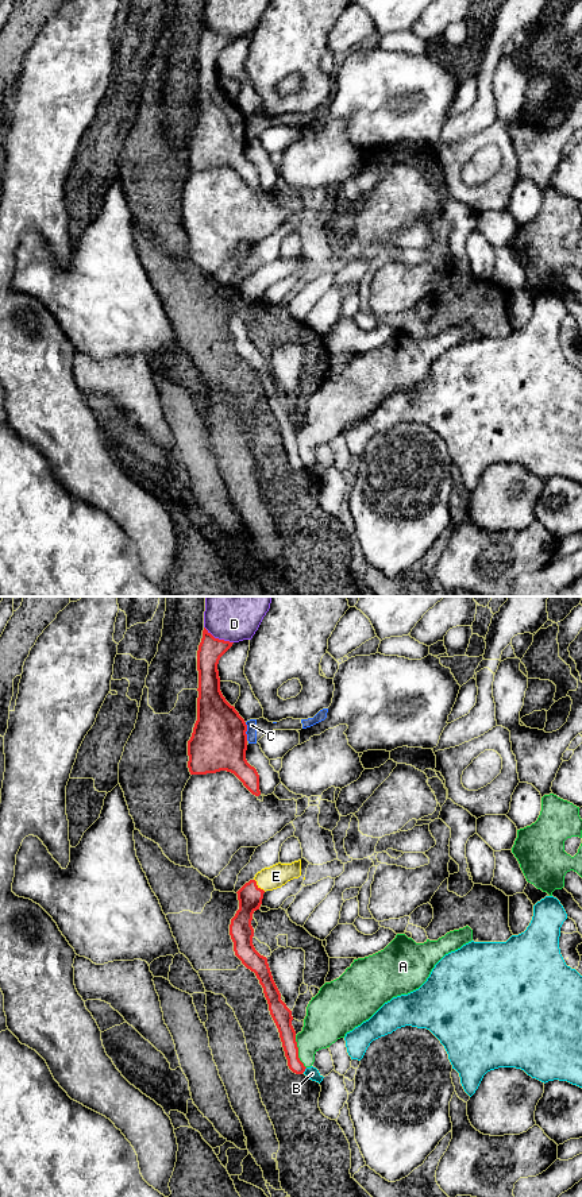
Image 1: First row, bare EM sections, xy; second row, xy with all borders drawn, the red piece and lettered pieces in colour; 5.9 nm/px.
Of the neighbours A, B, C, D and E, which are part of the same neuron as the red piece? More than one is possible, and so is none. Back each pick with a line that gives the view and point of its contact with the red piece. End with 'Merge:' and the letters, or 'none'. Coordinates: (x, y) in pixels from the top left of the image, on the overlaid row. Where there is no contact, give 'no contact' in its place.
E: meets red in xy at (257, 885)
Merge: E

